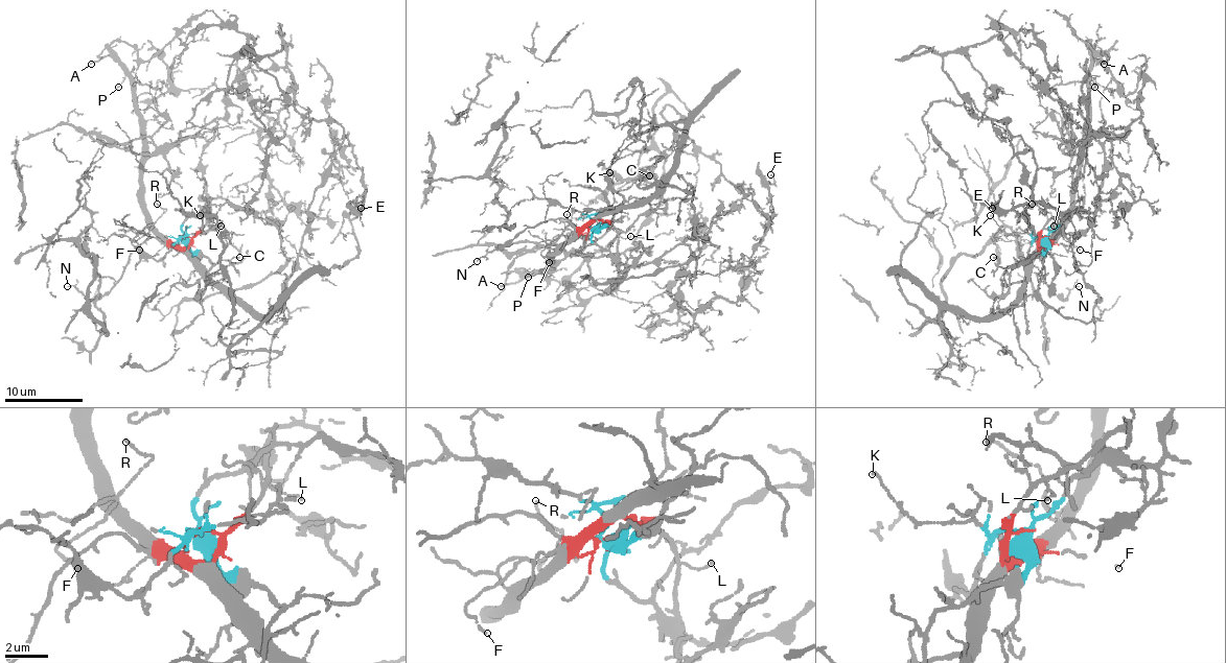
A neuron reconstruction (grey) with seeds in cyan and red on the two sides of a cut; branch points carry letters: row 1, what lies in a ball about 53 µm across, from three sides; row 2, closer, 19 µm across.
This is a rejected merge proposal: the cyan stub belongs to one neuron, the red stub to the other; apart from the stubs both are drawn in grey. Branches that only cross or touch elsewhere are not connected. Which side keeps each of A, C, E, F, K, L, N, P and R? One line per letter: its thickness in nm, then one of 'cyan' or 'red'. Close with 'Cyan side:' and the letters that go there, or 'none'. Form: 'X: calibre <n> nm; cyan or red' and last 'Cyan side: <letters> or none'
A: calibre 150 nm; red
C: calibre 130 nm; cyan
E: calibre 100 nm; cyan
F: calibre 100 nm; red
K: calibre 100 nm; cyan
L: calibre 90 nm; red
N: calibre 70 nm; red
P: calibre 100 nm; red
R: calibre 130 nm; red
Cyan side: C, E, K

